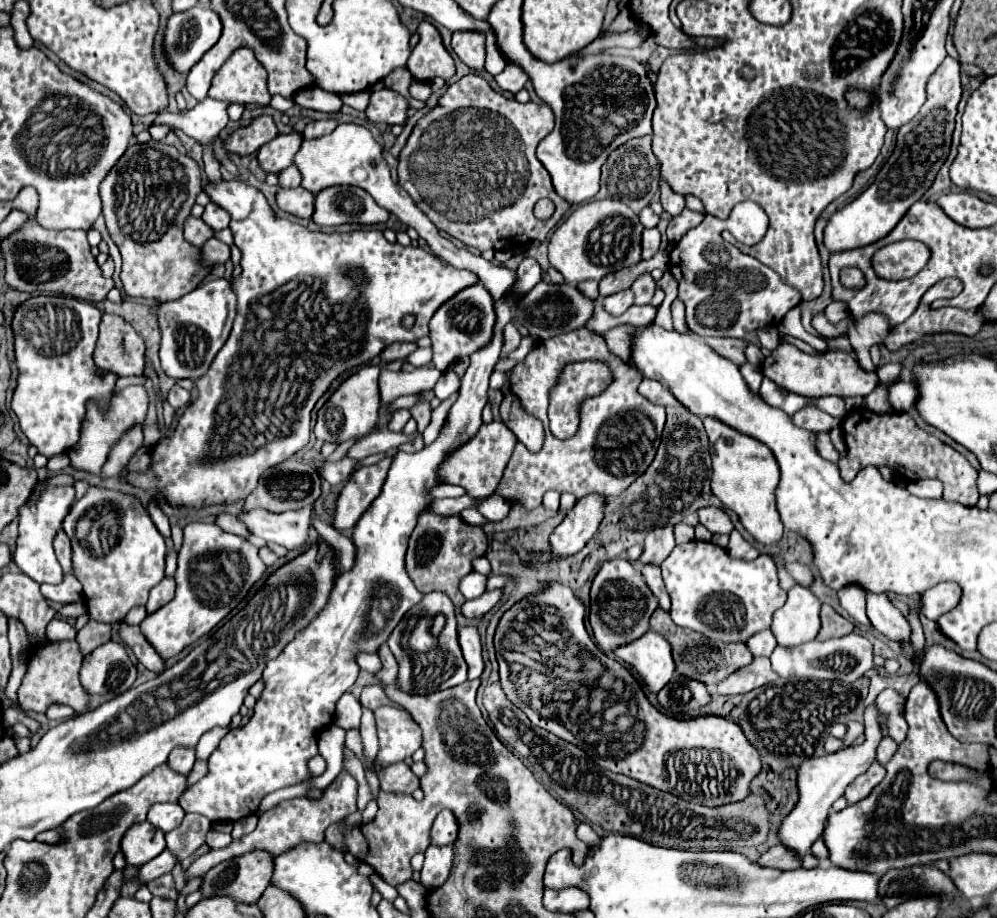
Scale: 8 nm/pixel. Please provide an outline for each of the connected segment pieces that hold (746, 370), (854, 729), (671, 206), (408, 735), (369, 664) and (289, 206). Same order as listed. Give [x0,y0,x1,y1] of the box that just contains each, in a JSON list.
[[740,363,764,391],[844,721,864,747],[659,181,686,215],[374,705,422,765],[356,653,380,671],[276,187,314,219]]

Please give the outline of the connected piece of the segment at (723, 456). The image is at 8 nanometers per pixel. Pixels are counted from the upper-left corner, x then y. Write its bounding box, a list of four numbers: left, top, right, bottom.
[704,417,782,545]

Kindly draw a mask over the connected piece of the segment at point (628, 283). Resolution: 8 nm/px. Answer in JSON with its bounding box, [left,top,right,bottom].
[600,251,668,299]

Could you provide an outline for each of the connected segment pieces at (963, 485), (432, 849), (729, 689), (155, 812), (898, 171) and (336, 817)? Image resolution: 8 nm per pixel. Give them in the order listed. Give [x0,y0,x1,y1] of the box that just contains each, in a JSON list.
[[838,407,980,507],[420,843,454,889],[716,657,778,695],[148,803,184,833],[824,57,960,253],[186,771,358,881]]

